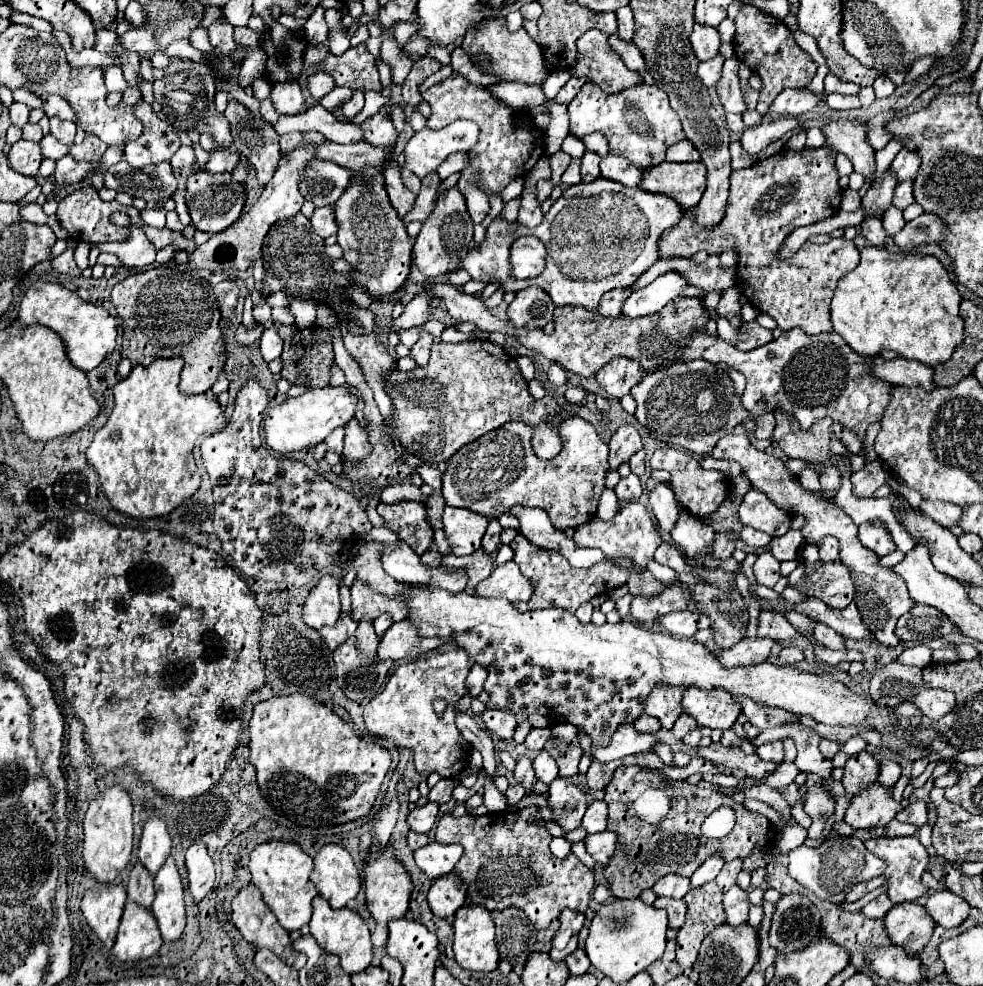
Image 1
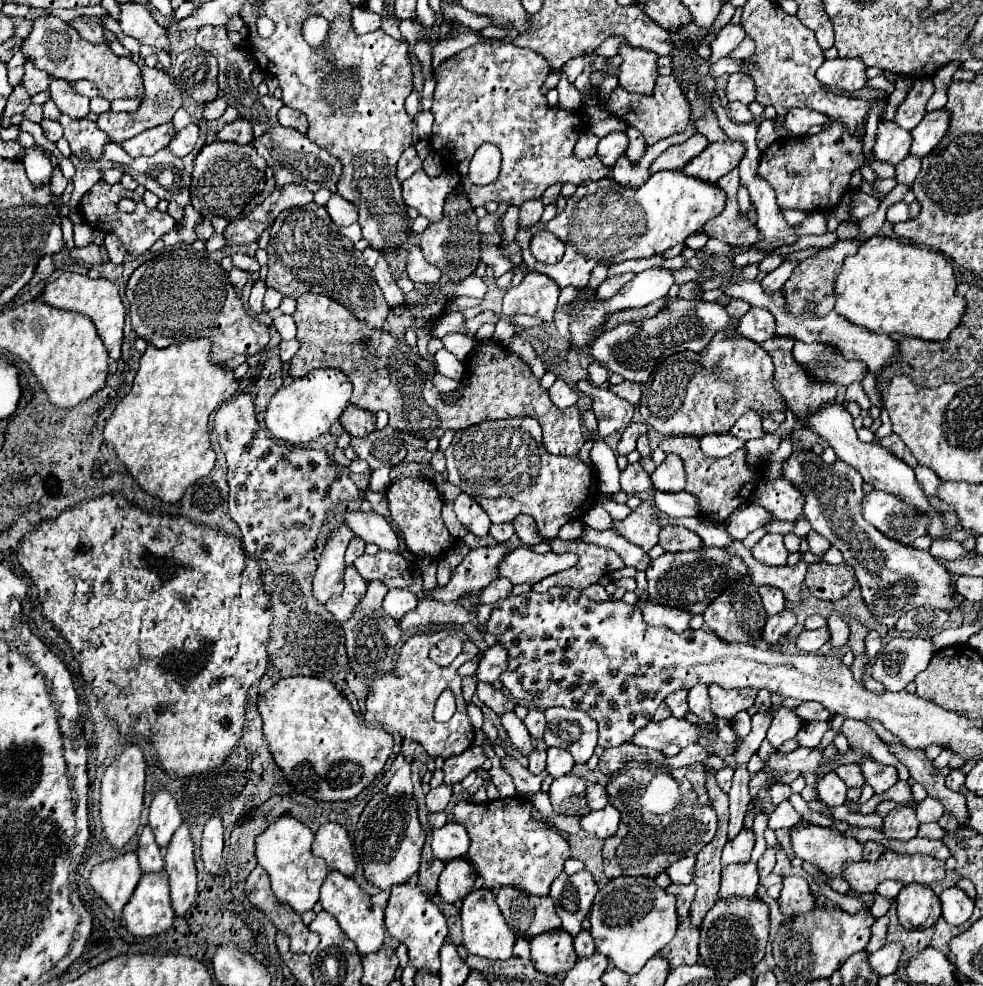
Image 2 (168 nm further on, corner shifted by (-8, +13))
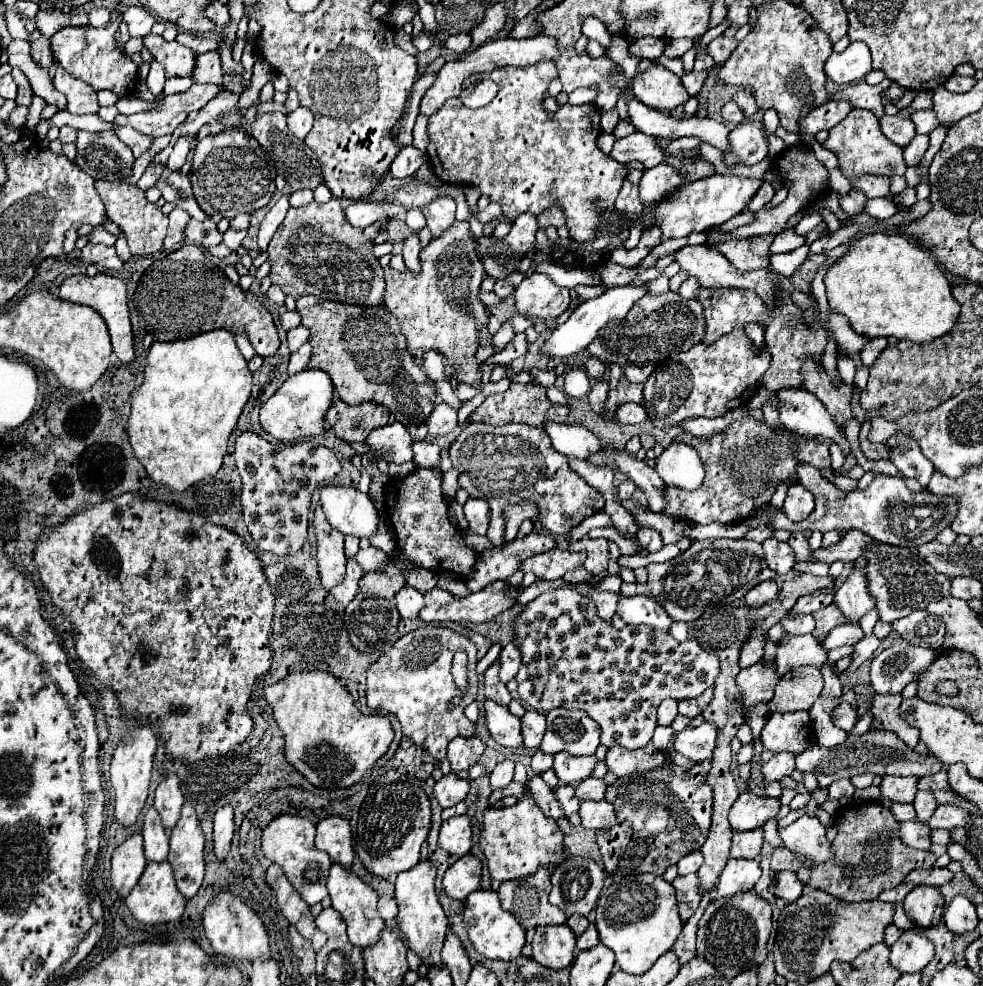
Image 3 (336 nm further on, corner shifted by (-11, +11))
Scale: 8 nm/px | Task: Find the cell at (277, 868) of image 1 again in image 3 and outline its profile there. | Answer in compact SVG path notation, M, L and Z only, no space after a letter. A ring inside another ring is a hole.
M279 815L275 817L265 829L263 829L263 853L269 861L277 863L289 883L301 893L303 901L307 905L315 905L321 903L323 897L327 897L327 877L329 877L329 867L331 867L331 859L325 851L315 849L313 845L315 839L315 825L305 819L305 817L295 817L295 815Z

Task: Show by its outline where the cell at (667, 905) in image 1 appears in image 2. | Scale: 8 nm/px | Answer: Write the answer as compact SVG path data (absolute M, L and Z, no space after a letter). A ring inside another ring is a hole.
M672 883L666 891L676 897L678 917L688 917L690 905L692 905L692 899L694 899L694 893L696 893L696 885L694 883L688 883L688 885L676 885L676 883Z

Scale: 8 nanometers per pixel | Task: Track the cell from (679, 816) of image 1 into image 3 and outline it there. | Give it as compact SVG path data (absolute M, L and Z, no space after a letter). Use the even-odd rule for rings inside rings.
M697 763L693 769L681 769L663 765L649 773L635 773L629 777L619 777L613 785L607 787L605 799L613 803L617 825L607 831L597 831L597 845L601 849L605 871L613 877L623 877L631 873L655 873L663 875L667 867L675 865L681 857L691 851L699 851L711 829L711 807L713 791L707 787L705 775L709 763Z

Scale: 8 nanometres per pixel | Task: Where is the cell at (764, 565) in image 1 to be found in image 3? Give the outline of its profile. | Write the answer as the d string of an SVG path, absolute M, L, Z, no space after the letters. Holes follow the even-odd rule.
M767 539L763 541L763 551L765 551L765 561L773 571L777 571L779 575L787 575L791 571L795 563L795 553L789 547L789 543Z

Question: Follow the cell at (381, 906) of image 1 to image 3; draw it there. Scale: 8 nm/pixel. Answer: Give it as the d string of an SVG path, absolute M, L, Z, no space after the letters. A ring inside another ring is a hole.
M387 771L373 781L361 805L355 851L369 873L381 879L393 879L421 861L421 845L427 839L429 825L431 807L421 781L411 775L401 775L399 771Z

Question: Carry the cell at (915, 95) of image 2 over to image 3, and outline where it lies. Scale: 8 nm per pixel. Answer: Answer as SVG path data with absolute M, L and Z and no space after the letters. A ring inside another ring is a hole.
M915 111L911 115L911 121L915 123L917 133L931 133L939 125L939 121L935 119L933 111Z

